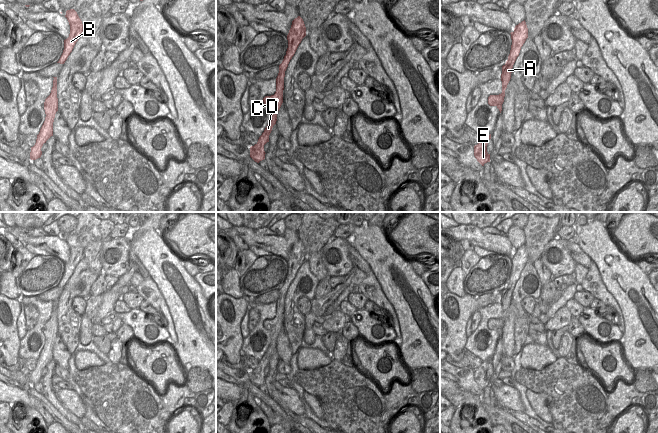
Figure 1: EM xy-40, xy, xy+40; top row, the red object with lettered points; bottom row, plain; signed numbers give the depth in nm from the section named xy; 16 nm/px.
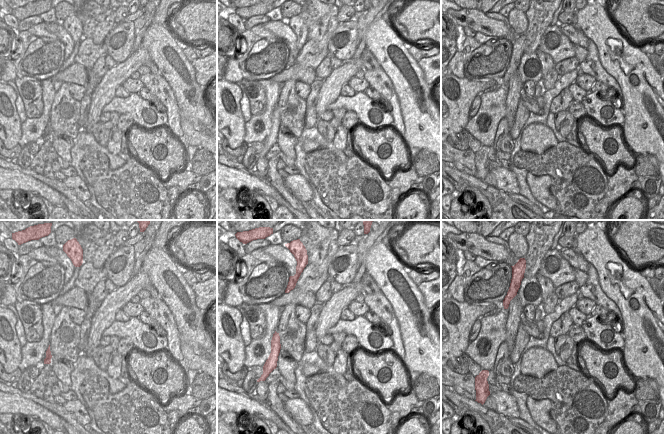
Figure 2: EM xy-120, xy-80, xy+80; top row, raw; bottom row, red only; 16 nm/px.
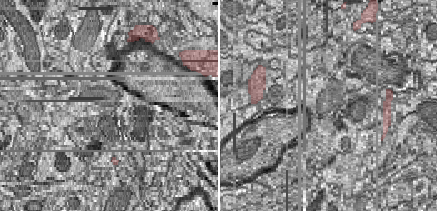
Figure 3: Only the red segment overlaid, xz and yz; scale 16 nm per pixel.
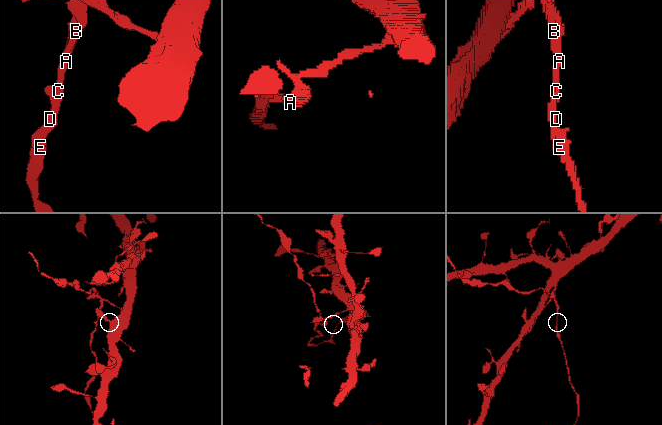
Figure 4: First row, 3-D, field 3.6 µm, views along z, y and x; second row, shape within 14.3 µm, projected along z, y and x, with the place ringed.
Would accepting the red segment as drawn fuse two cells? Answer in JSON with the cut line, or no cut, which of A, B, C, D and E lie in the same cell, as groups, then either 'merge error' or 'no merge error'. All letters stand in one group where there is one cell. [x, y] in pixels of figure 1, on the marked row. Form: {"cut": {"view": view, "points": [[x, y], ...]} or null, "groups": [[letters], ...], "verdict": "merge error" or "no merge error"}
{"cut": null, "groups": [["A", "B", "C", "D", "E"]], "verdict": "no merge error"}

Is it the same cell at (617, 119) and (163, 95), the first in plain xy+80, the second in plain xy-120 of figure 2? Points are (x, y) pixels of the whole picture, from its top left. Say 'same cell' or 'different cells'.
different cells

